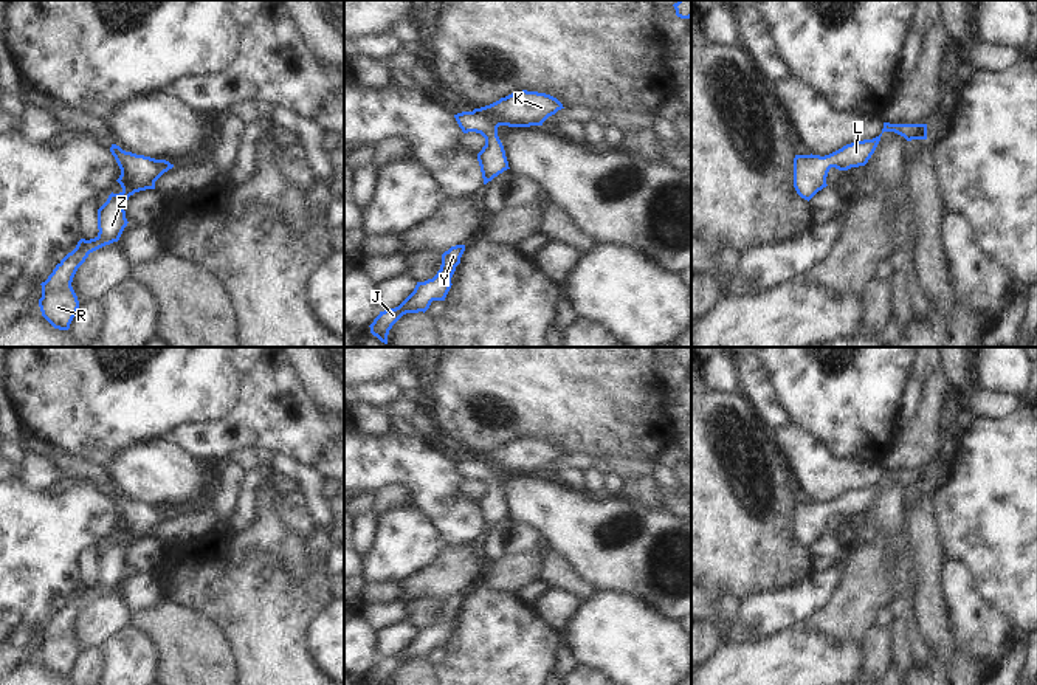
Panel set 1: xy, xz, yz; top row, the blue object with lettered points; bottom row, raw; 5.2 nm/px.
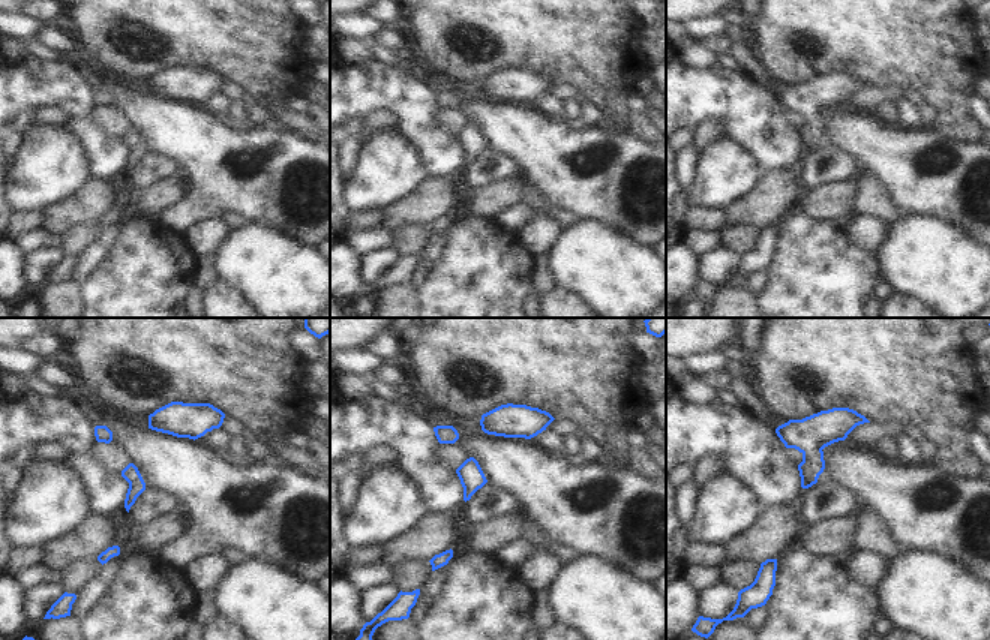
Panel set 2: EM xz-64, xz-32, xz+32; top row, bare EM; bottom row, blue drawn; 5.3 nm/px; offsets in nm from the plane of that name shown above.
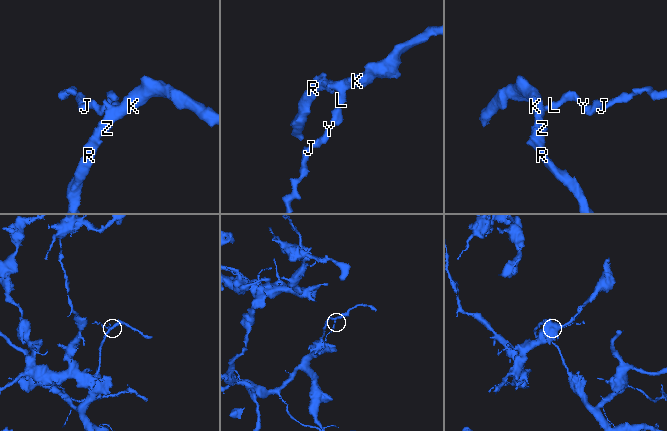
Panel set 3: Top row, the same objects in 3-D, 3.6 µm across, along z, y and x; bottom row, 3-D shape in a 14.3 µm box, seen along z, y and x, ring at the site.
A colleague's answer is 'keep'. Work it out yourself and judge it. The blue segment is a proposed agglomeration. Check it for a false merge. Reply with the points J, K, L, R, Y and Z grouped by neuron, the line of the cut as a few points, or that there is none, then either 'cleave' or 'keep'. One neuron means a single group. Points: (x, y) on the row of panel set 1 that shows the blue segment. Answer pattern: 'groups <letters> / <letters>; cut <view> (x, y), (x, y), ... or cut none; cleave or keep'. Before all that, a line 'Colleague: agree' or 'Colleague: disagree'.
Colleague: agree
groups J K L R Y Z; cut none; keep

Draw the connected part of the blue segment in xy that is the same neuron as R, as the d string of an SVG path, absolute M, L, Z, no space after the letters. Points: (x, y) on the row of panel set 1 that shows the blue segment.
M112 144L110 152L121 169L116 181L122 191L119 194L112 192L107 201L98 209L98 236L90 240L81 239L76 248L40 284L42 298L39 299L39 307L42 316L59 330L70 329L79 308L78 296L71 287L78 268L90 253L119 240L129 223L124 211L129 197L140 191L155 189L155 181L174 167L166 160L126 152L116 144Z

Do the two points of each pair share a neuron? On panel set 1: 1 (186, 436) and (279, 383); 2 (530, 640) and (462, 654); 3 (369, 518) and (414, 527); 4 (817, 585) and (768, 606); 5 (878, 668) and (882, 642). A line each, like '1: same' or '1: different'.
1: same
2: same
3: different
4: same
5: same

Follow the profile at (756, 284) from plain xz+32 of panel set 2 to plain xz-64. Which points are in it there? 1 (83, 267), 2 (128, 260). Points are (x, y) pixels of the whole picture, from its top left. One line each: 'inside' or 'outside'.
1: inside
2: outside

